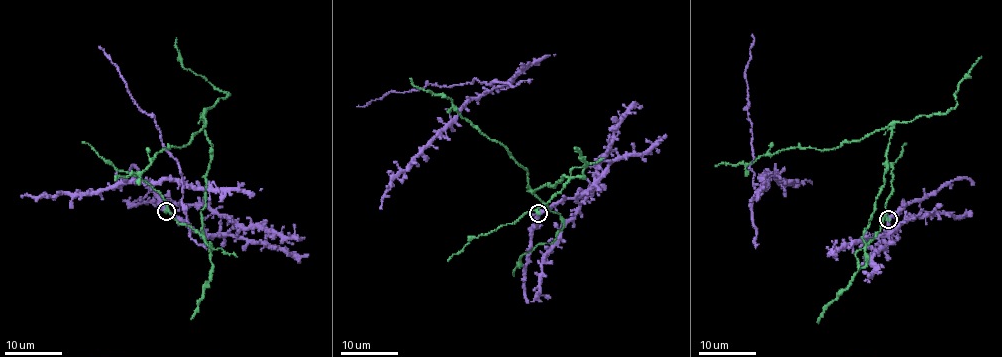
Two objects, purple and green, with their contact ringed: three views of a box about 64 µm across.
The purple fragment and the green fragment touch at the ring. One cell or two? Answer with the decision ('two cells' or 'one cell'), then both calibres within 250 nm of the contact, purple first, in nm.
two cells; calibres 340 and 280 nm

